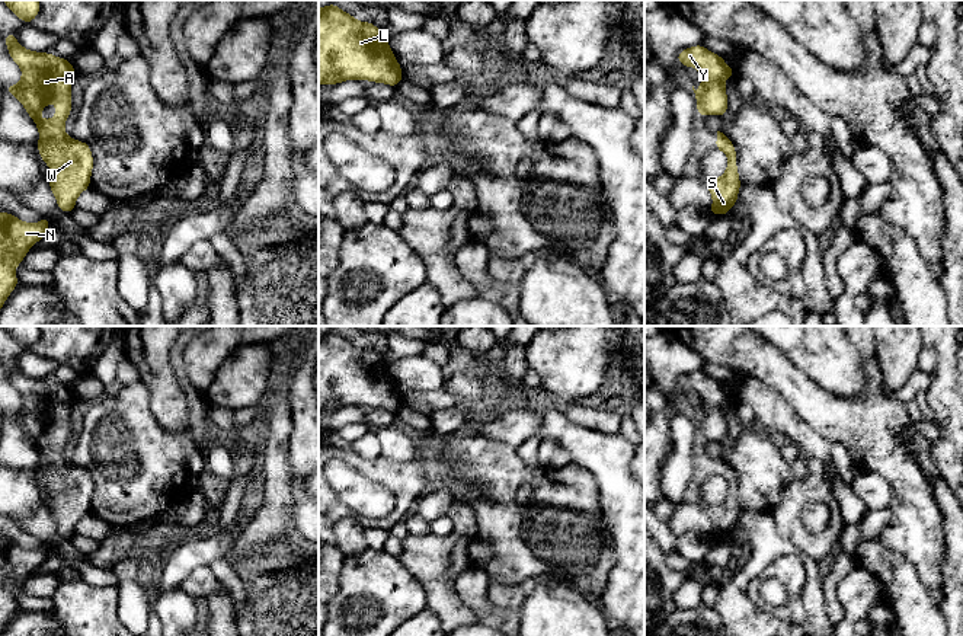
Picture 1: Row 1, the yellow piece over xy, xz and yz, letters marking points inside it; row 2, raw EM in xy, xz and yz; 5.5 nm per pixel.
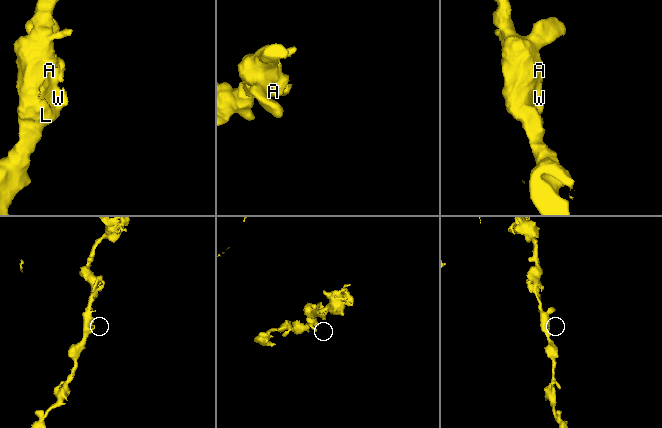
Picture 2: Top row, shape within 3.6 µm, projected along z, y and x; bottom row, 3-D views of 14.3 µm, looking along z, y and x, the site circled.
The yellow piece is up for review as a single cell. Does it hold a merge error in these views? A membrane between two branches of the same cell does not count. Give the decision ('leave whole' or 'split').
leave whole

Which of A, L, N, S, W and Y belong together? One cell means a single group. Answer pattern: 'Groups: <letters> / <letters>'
Groups: A L N S W Y

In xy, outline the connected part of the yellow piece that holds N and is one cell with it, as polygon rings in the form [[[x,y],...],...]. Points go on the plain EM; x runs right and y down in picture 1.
[[[0,538],[0,635],[19,611],[15,594],[23,588],[29,575],[48,559],[51,546],[23,549],[10,538]]]

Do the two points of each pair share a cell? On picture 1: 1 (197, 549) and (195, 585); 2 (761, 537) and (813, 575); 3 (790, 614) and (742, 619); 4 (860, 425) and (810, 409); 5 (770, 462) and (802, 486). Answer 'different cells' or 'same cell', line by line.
1: different cells
2: same cell
3: different cells
4: same cell
5: different cells

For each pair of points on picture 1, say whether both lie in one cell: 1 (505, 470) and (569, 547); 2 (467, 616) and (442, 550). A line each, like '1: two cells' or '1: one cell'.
1: one cell
2: one cell

